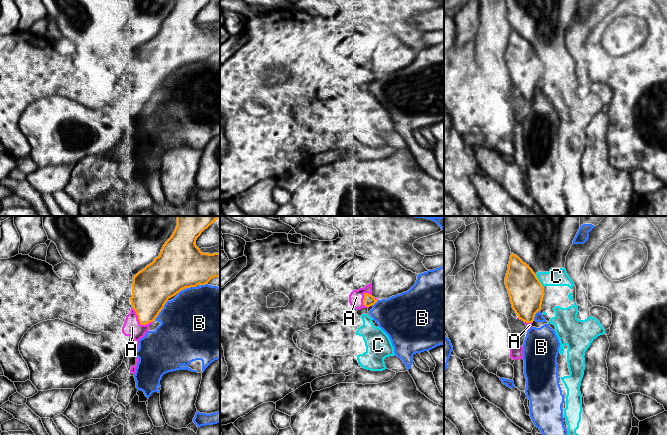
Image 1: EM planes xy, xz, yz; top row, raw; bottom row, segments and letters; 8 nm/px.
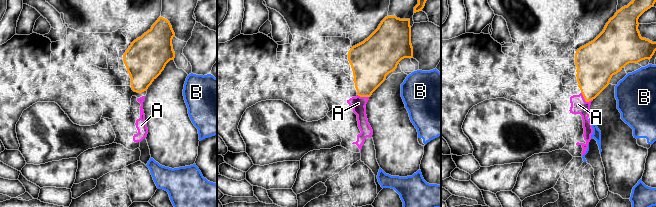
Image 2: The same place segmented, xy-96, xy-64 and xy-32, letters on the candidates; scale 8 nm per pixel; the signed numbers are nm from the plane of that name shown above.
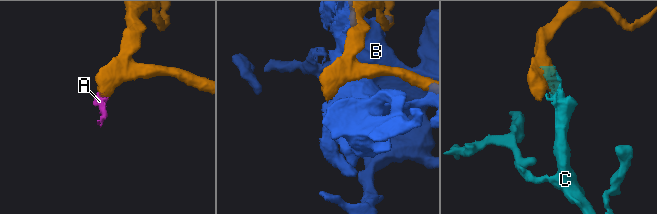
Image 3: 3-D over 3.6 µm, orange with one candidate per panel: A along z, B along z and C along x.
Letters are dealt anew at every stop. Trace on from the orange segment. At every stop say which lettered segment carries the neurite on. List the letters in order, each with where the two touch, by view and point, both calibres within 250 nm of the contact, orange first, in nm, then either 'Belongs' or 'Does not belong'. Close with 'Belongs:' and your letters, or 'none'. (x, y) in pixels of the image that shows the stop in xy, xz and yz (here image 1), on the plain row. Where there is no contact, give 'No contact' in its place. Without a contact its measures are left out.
A: Touches orange at xy (139, 97). Thickness 300 nm (orange) against 140 nm. Belongs
B: Touches orange at xy (161, 85). Thickness 320 nm (orange) against 460 nm. Does not belong
C: Touches orange at yz (539, 57). Thickness 280 nm (orange) against 140 nm. Does not belong
Belongs: A

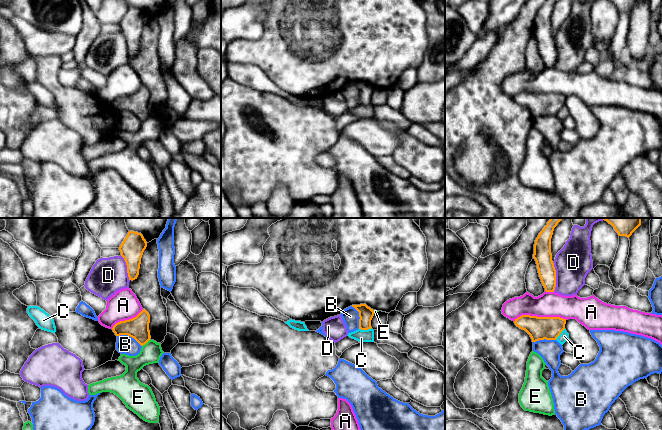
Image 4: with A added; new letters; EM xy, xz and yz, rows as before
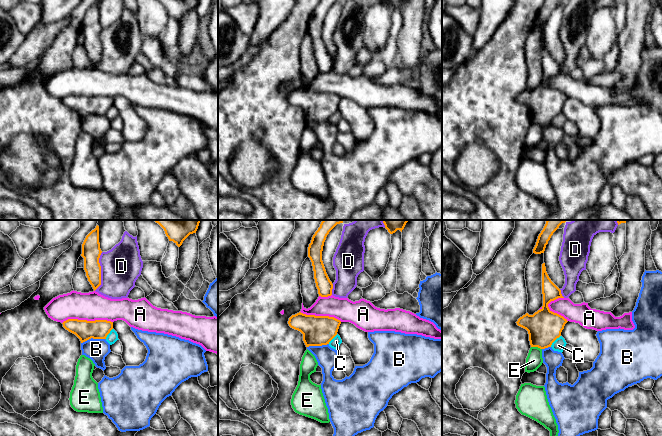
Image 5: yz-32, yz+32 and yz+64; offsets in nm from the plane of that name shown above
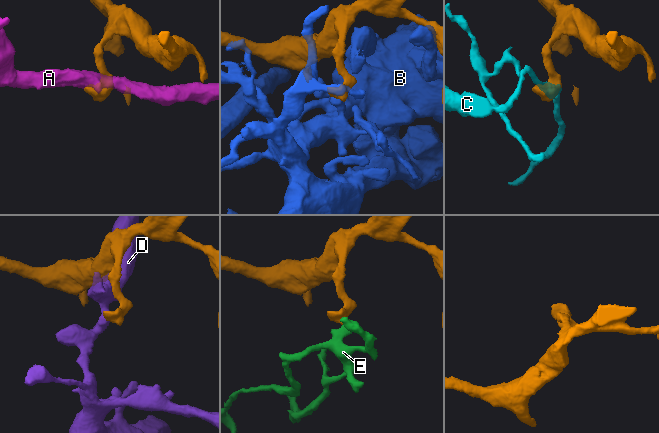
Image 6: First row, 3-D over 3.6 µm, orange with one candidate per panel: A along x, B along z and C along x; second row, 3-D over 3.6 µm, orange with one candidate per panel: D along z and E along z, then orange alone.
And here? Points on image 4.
A: Touches orange at yz (540, 93). Thickness 190 nm (orange) against 200 nm. Does not belong
B: Touches orange at xy (129, 111). Thickness 180 nm (orange) against 150 nm. Does not belong
C: Touches orange at xz (365, 105). Thickness 120 nm (orange) against 100 nm. Does not belong
D: Touches orange at yz (555, 53). Thickness 140 nm (orange) against 300 nm. Does not belong
E: Touches orange at xy (146, 118). Thickness 180 nm (orange) against 170 nm. Does not belong
Belongs: none

